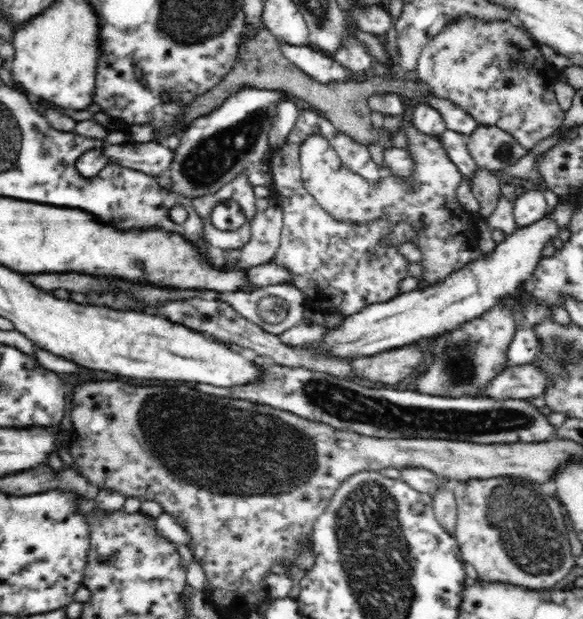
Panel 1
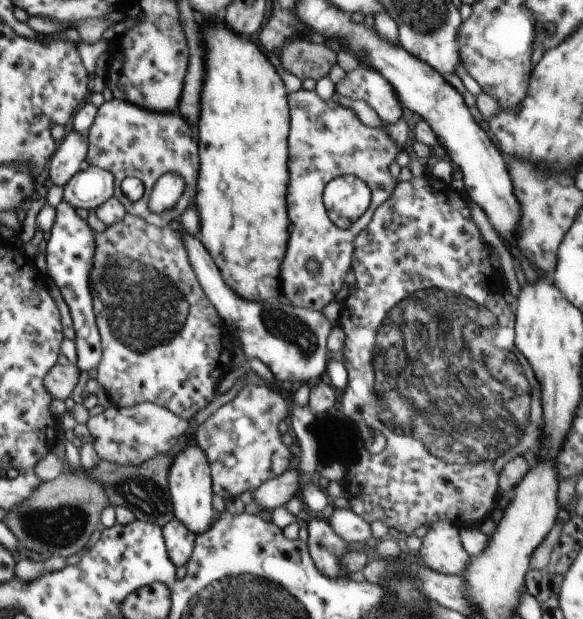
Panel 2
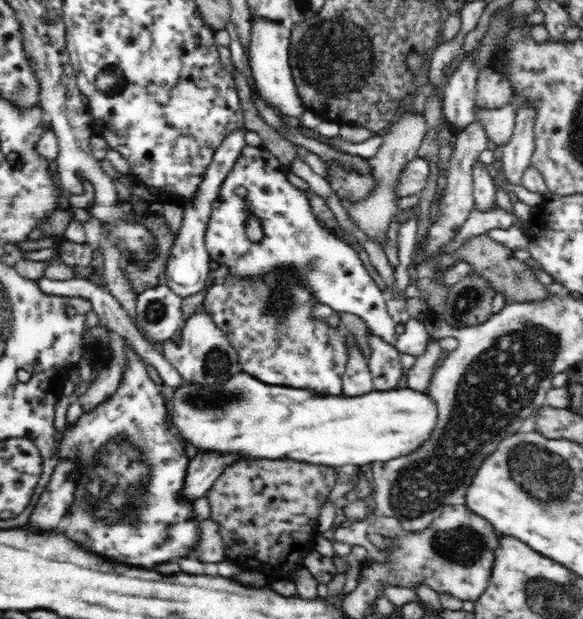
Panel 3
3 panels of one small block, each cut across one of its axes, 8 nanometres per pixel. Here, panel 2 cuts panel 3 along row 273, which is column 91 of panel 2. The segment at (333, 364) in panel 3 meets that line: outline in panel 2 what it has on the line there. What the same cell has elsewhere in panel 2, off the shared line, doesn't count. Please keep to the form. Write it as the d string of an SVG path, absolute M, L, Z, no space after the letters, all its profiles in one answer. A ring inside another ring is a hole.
M126 213L120 222L103 231L96 230L91 292L103 338L103 360L97 368L96 380L112 404L130 408L150 401L167 408L178 418L190 420L215 399L220 381L231 370L232 352L237 343L204 292L179 228L174 224L160 228L148 224L142 216Z

